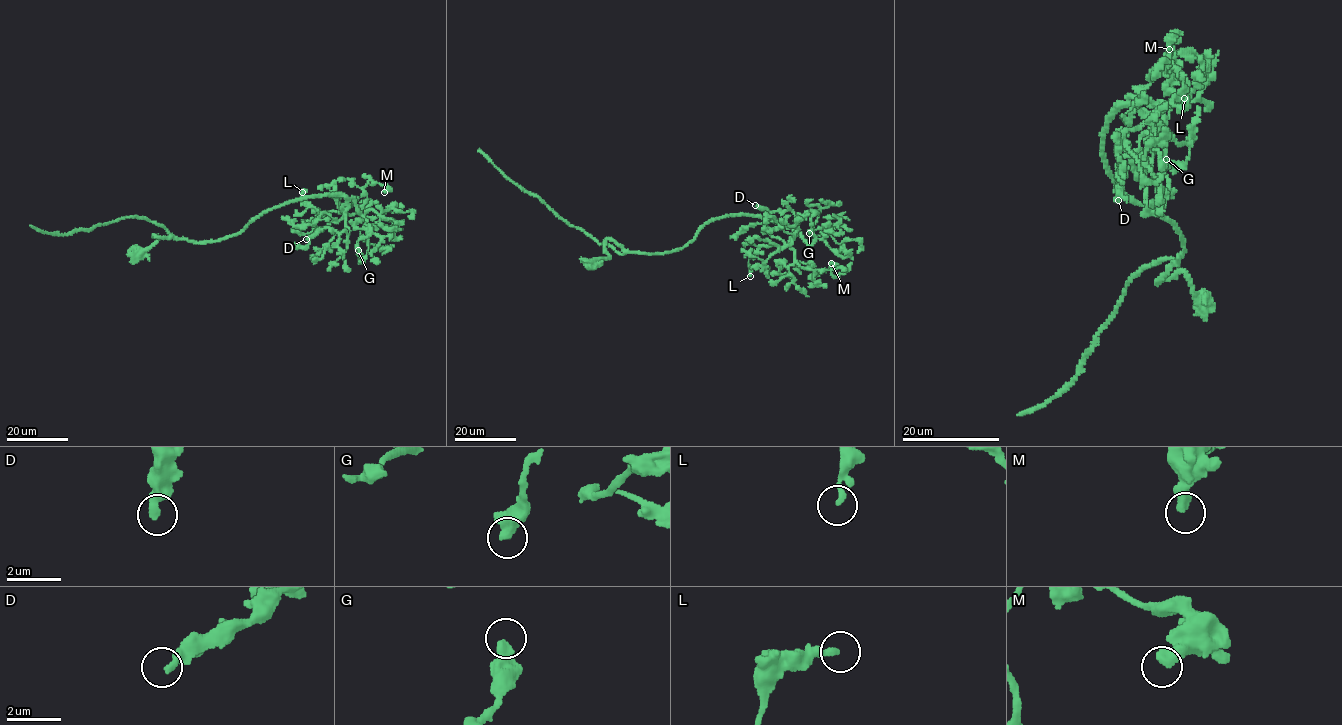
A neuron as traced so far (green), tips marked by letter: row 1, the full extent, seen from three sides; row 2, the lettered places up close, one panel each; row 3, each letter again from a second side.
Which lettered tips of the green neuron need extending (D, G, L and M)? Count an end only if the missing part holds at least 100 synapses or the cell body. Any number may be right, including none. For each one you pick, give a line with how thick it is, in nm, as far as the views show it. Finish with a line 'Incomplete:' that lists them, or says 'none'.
Incomplete: none

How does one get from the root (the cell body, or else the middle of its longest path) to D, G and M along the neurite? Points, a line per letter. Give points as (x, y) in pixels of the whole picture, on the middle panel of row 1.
D: (690, 242), (710, 221), (745, 214), (787, 225), (795, 237), (799, 227), (791, 209), (770, 212), (755, 205)
G: (690, 242), (710, 221), (748, 214), (791, 226), (811, 247), (817, 210), (810, 220), (809, 233)
M: (690, 242), (710, 221), (758, 216), (792, 229), (790, 246), (802, 267), (811, 263), (822, 272), (831, 263)

